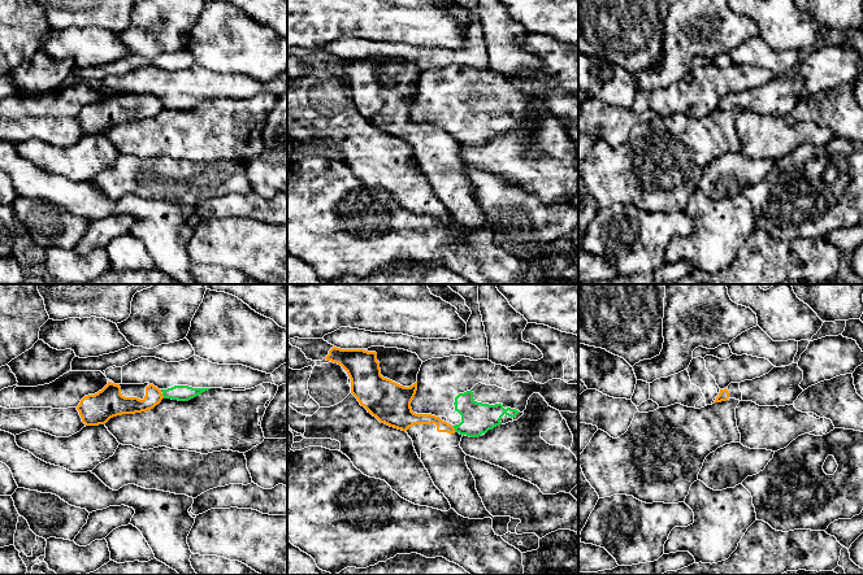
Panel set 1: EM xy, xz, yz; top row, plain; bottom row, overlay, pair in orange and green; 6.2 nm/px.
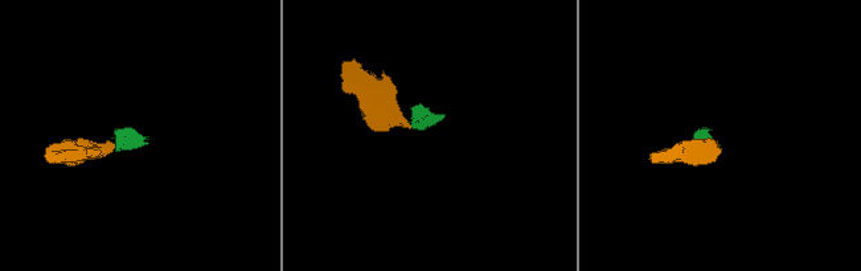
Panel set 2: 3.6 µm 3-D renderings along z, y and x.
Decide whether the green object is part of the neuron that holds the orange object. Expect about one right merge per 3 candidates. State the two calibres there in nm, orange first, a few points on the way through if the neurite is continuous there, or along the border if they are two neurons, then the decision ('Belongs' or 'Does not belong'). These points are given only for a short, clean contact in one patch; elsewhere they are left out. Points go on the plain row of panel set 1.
Thickness 70 nm (orange) against 200 nm. Boundary: xz (451, 135), (456, 140). Does not belong

